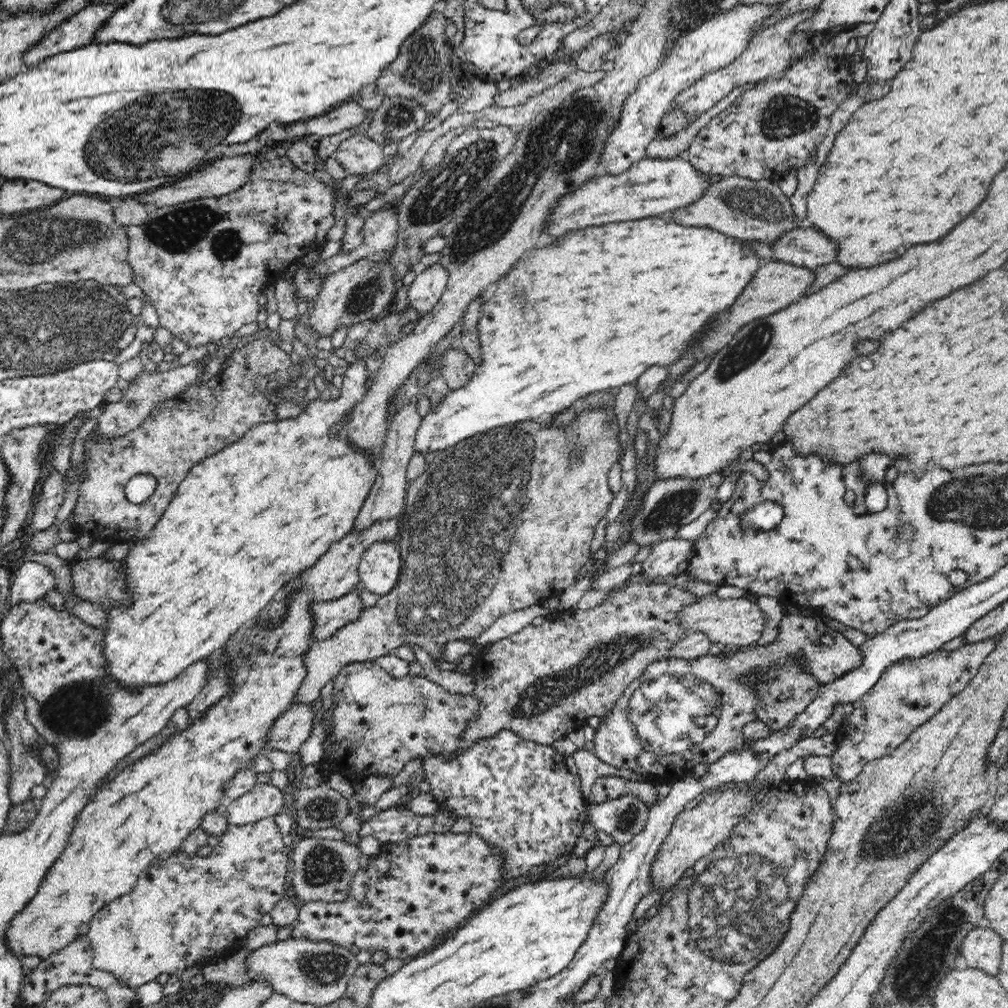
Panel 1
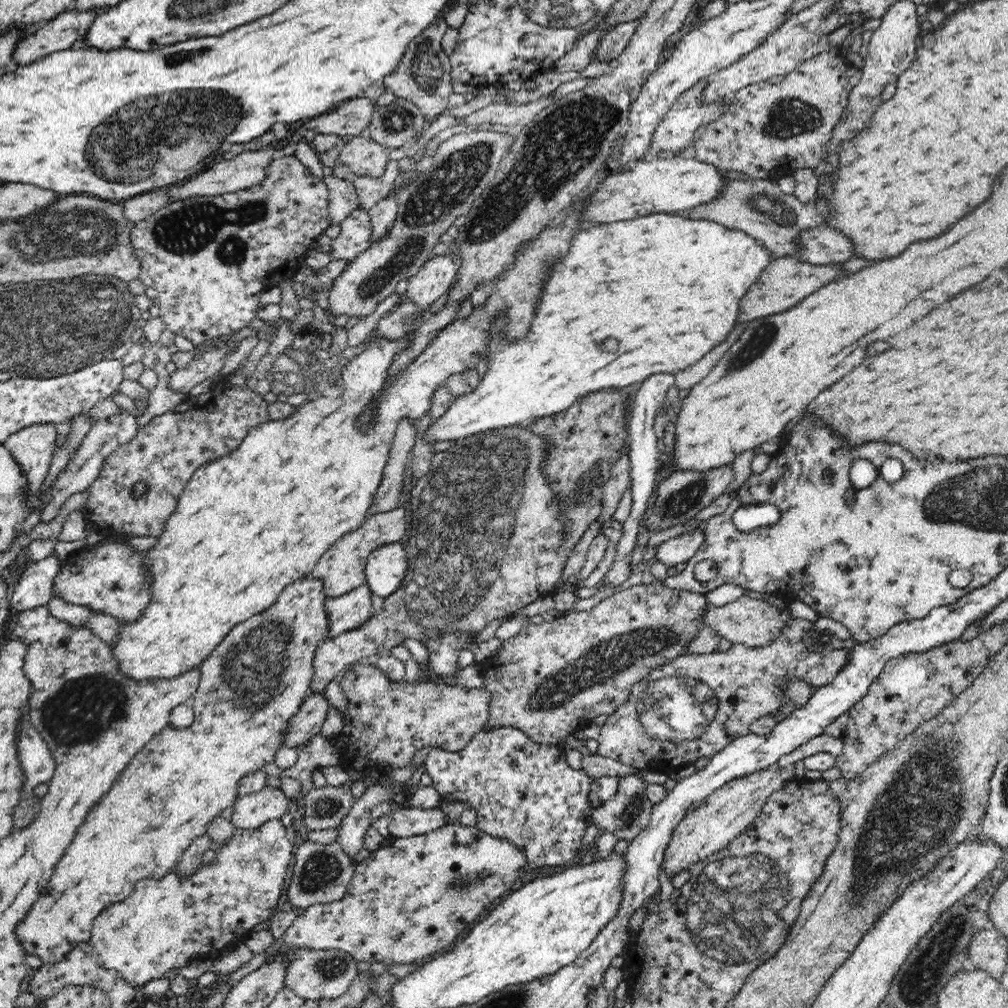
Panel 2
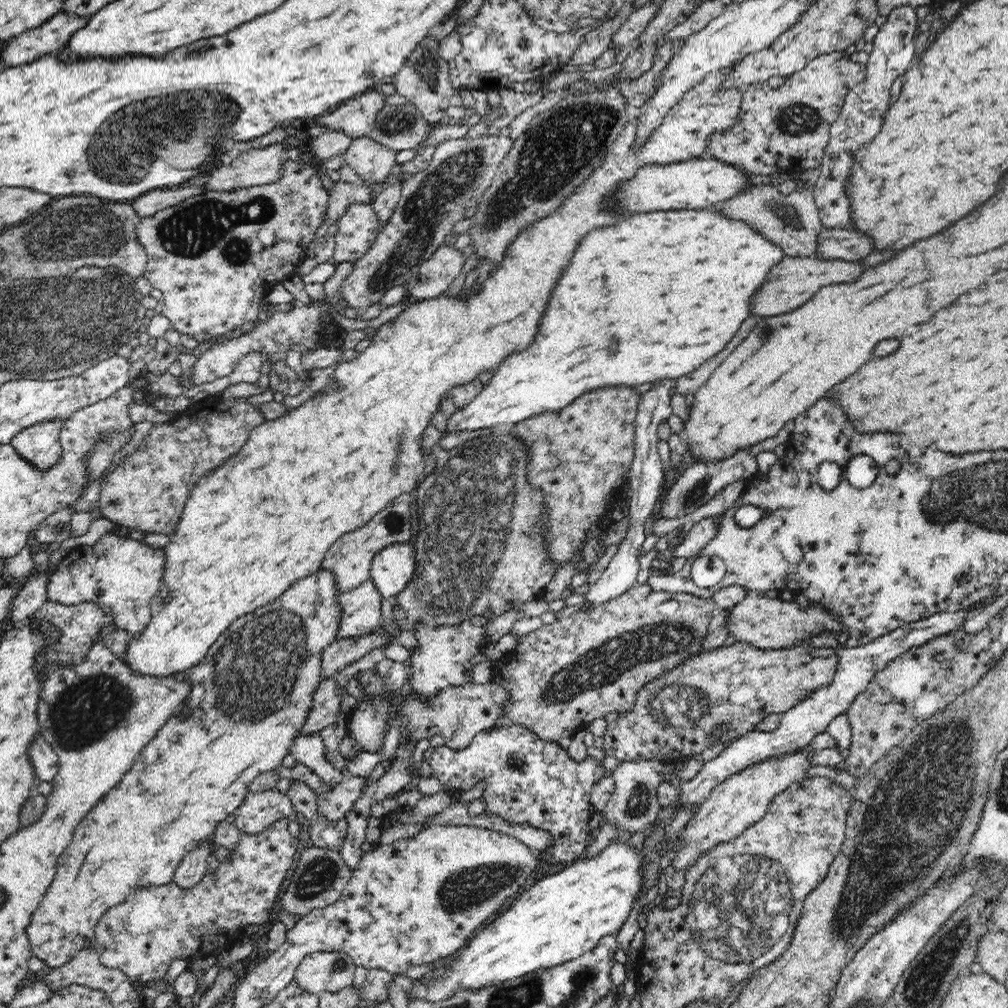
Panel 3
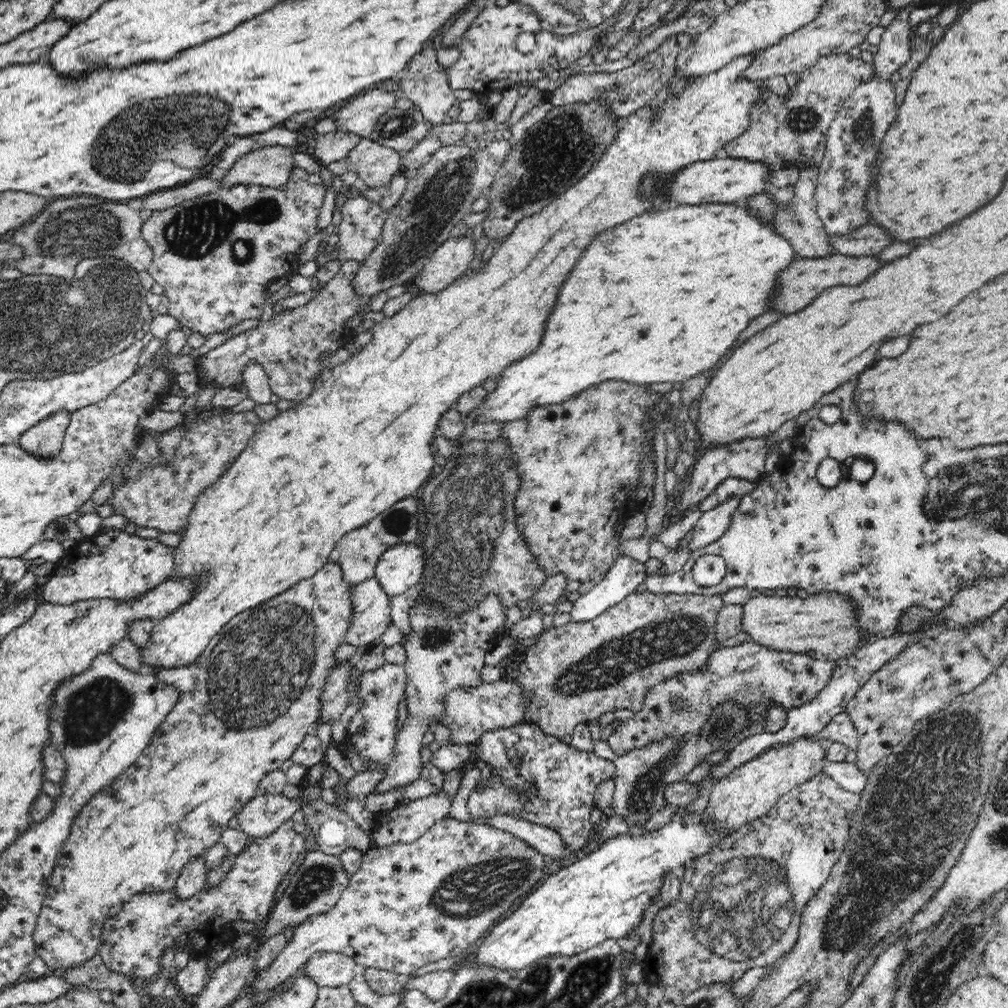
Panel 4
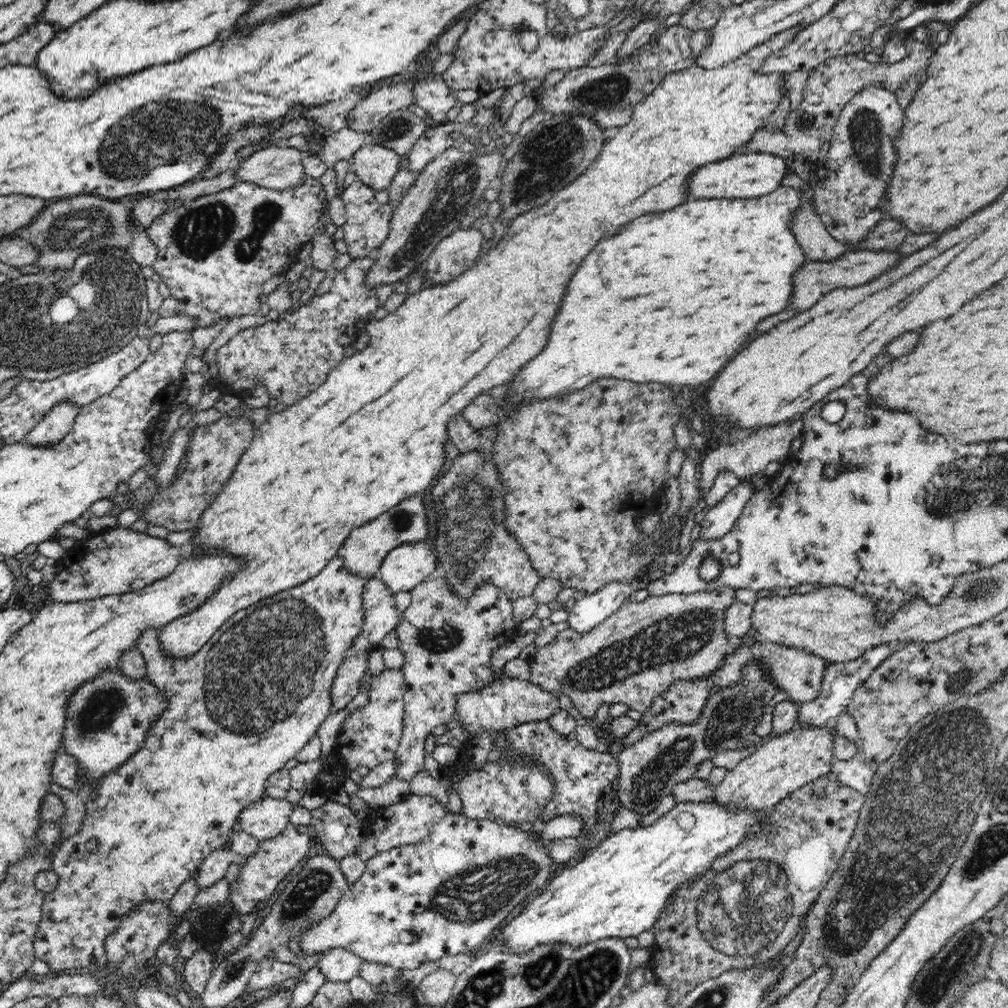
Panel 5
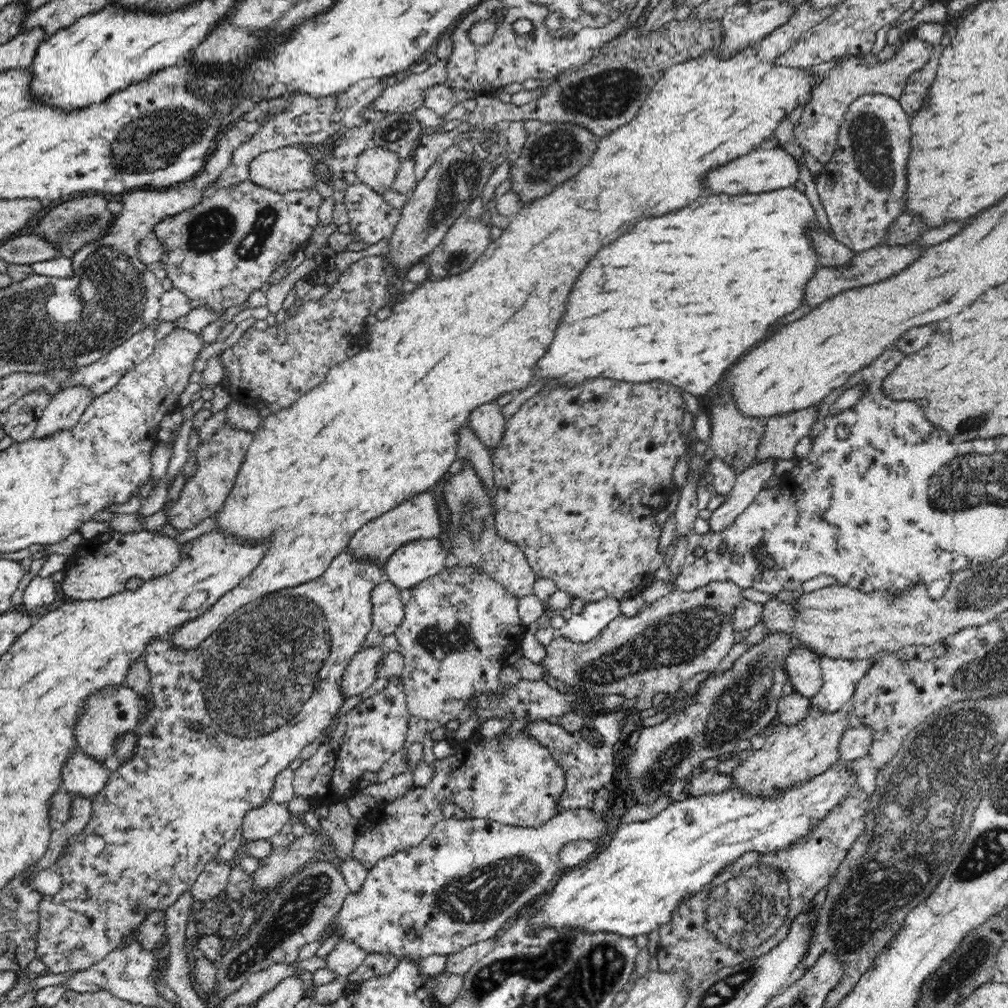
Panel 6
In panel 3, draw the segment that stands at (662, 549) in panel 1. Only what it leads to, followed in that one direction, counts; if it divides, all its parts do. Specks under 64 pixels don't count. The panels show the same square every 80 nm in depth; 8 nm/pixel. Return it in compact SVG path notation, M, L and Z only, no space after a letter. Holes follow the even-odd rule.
M722 514L707 516L694 523L684 541L674 546L673 550L666 552L663 558L670 557L690 558L698 555L701 550L718 534Z

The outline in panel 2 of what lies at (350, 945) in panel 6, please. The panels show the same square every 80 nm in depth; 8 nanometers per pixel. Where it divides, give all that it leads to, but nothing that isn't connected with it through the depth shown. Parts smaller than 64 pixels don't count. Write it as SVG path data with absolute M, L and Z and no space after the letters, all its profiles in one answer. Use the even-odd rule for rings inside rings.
M298 949L287 966L285 986L298 996L319 1001L322 998L338 998L344 994L357 977L356 960L340 949Z

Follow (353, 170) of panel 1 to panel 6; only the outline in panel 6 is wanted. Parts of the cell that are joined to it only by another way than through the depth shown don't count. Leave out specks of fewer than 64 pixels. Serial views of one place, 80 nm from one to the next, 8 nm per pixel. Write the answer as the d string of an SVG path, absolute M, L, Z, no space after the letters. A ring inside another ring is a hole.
M371 145L358 156L355 171L361 183L376 193L386 194L393 190L403 164L398 154Z

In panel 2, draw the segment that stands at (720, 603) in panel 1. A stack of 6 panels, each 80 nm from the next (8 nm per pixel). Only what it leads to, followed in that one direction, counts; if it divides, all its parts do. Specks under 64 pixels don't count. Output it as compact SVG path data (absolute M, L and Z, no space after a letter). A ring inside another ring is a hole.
M744 595L738 598L738 601L730 602L722 608L708 606L704 623L716 630L722 639L725 638L733 644L739 643L750 648L770 646L784 634L784 630L790 626L790 622L796 620L791 616L789 607L789 602L785 608L779 608L761 598L754 599Z

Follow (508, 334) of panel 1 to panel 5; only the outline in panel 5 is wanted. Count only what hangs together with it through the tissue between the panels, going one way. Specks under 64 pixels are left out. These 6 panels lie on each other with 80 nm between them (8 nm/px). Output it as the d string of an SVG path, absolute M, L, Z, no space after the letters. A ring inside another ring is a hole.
M780 186L772 193L756 198L704 198L702 200L690 199L680 206L674 207L670 212L660 214L648 214L632 220L626 228L622 228L616 236L602 240L592 254L586 256L580 270L574 274L574 278L568 284L568 292L564 294L564 302L560 306L560 314L556 316L552 324L552 332L548 338L548 344L532 364L526 364L514 378L512 396L507 401L522 404L529 399L548 399L561 396L566 392L580 390L588 386L592 380L620 379L635 383L666 383L668 385L682 386L688 391L706 386L710 380L716 378L716 374L736 356L736 352L750 340L750 334L758 328L758 324L778 314L786 308L790 308L792 296L792 276L798 272L800 266L806 264L806 254L791 231L791 220L796 213L801 211L801 195L790 186Z

